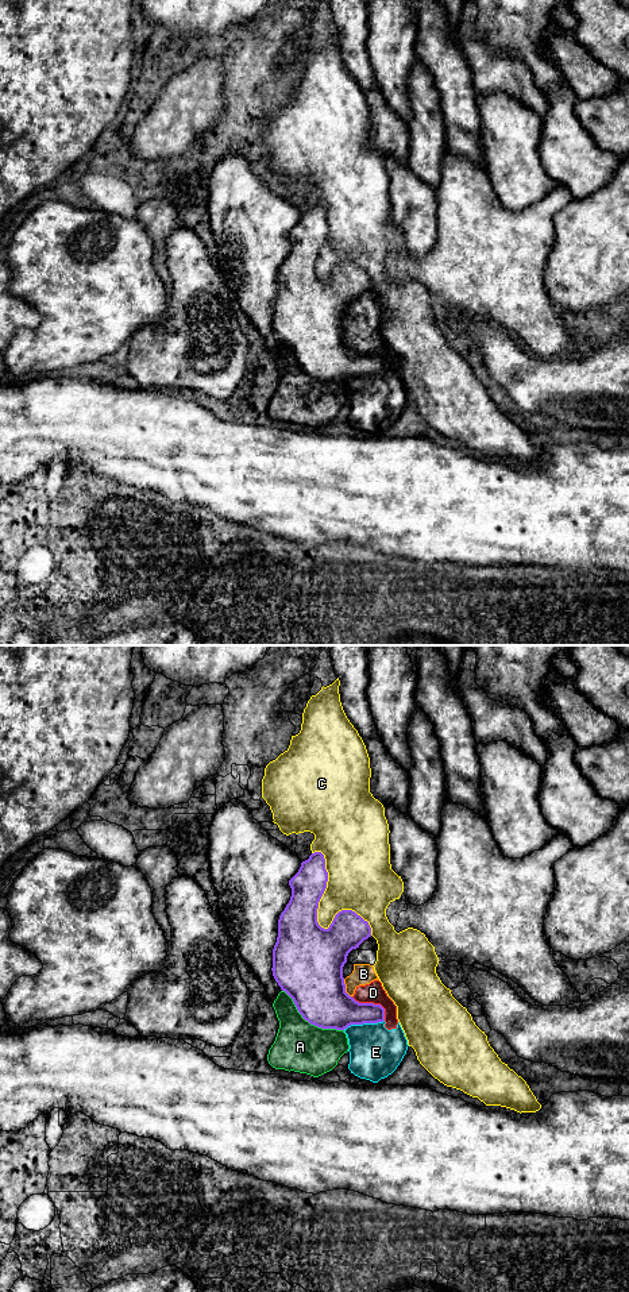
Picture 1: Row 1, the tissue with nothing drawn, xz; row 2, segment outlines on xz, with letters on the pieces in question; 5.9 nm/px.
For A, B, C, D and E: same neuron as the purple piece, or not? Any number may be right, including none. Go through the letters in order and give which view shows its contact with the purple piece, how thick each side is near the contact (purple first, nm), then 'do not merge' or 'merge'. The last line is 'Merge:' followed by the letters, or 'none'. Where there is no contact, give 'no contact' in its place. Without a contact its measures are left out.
A: meets purple in xz; 340 nm thick on the purple side, 300 nm on the other; do not merge
B: meets purple in xz; 400 nm thick on the purple side, 130 nm on the other; do not merge
C: meets purple in xz; 420 nm thick on the purple side, 240 nm on the other; do not merge
D: meets purple in xz; 260 nm thick on the purple side, 120 nm on the other; do not merge
E: meets purple in xz; 280 nm thick on the purple side, 300 nm on the other; do not merge
Merge: none

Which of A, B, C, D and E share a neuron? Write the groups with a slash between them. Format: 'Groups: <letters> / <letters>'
Groups: A / B D E / C

